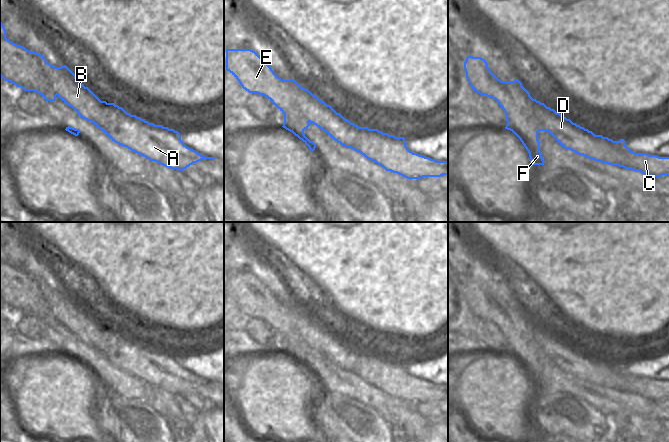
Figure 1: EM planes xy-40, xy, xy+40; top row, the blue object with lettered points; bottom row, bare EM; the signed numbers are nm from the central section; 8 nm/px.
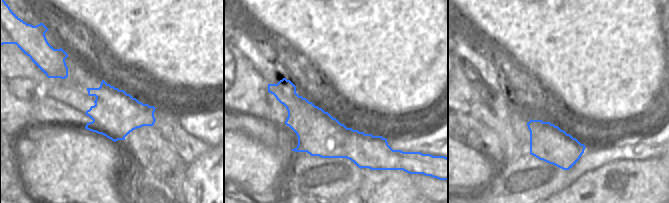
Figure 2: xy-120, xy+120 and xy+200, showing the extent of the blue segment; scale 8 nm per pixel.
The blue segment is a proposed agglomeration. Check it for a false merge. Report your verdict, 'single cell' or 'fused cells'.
fused cells

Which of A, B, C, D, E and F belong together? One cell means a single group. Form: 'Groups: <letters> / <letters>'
Groups: A B C D / E F

